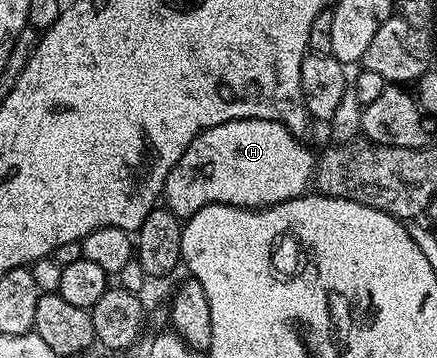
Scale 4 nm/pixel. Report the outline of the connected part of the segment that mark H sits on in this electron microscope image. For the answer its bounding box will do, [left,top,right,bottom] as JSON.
[163,120,314,218]

